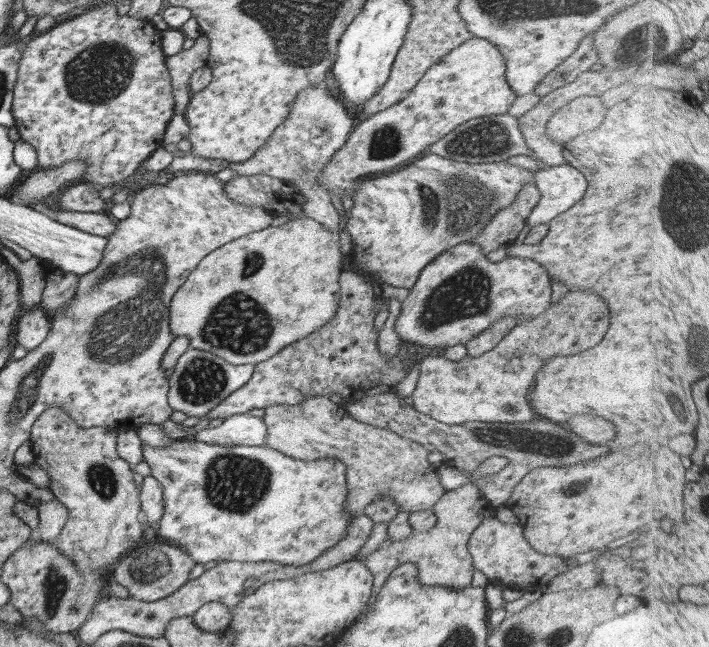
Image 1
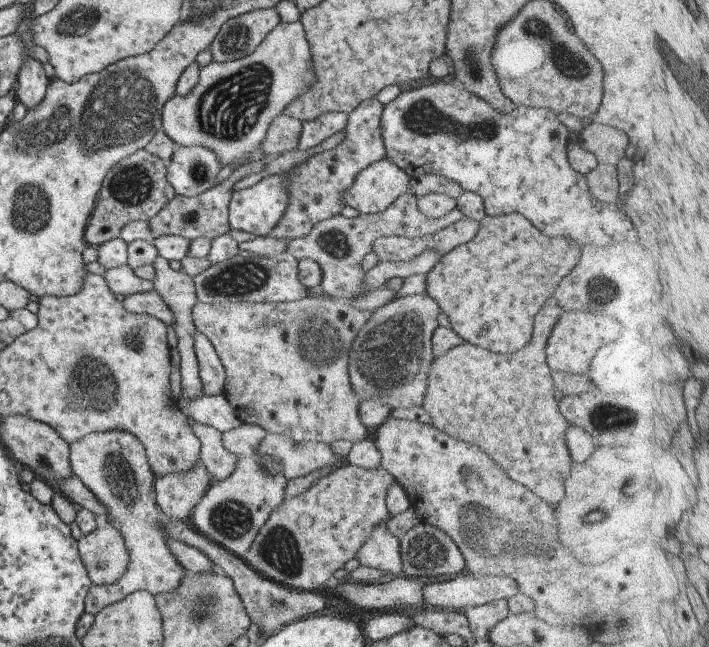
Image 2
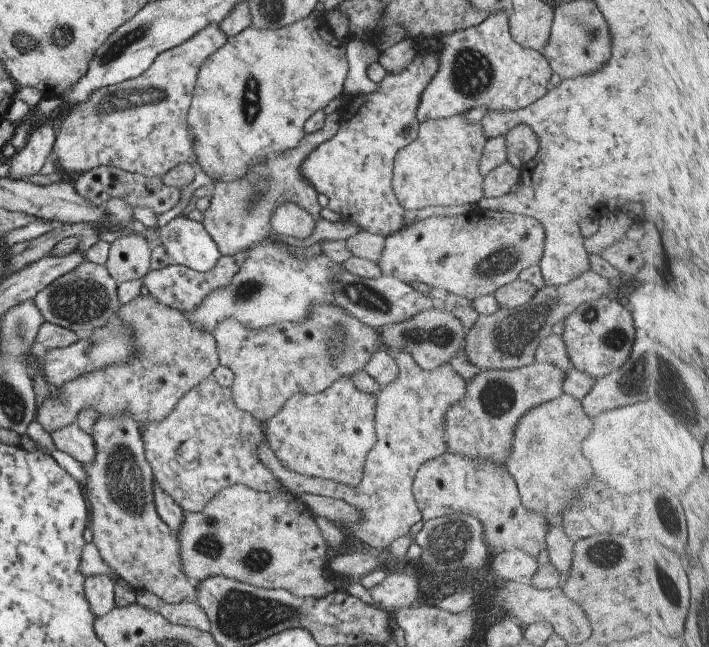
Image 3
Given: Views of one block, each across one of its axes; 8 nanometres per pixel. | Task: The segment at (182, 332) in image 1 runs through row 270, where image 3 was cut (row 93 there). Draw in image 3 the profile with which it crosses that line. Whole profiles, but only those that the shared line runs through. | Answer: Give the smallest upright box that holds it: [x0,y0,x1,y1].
[186,18,348,182]

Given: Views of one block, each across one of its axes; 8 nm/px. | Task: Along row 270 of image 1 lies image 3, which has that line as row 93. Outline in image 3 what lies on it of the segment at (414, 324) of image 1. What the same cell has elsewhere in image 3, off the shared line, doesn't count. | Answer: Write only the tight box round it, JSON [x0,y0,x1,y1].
[416,13,552,123]

